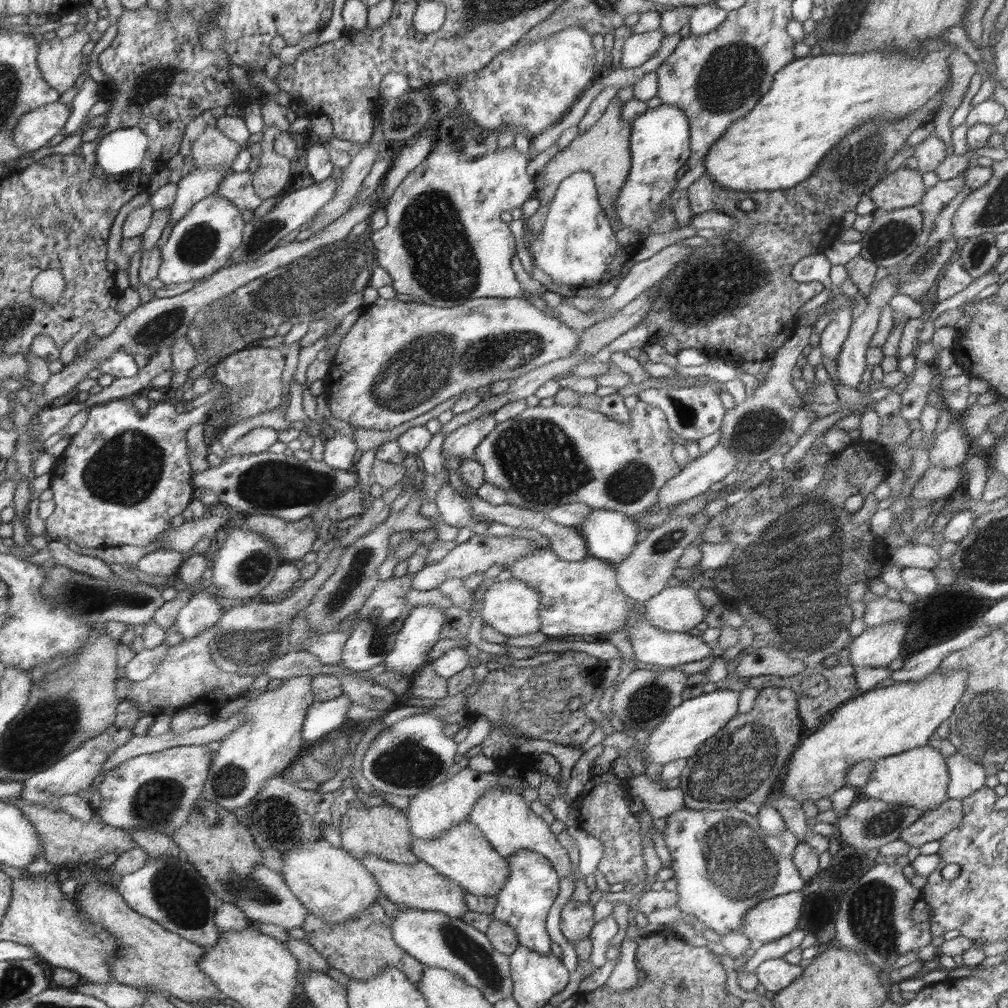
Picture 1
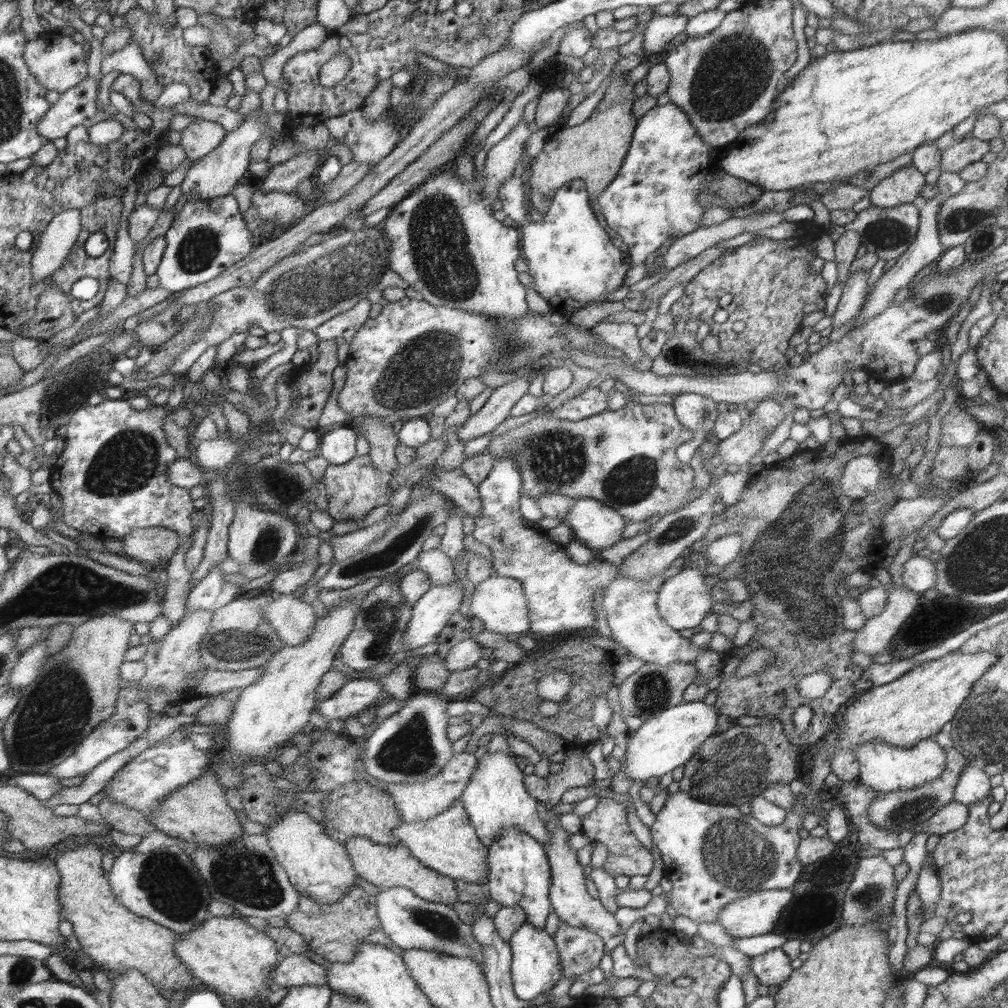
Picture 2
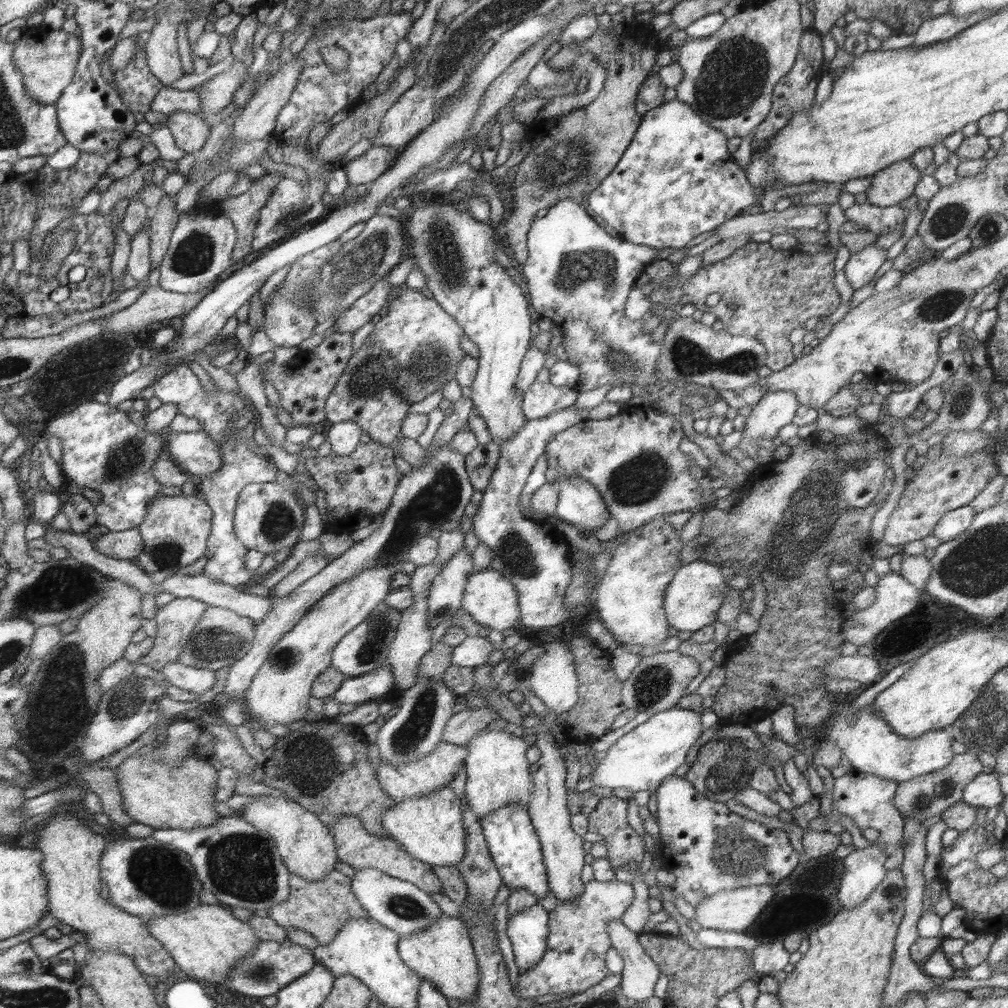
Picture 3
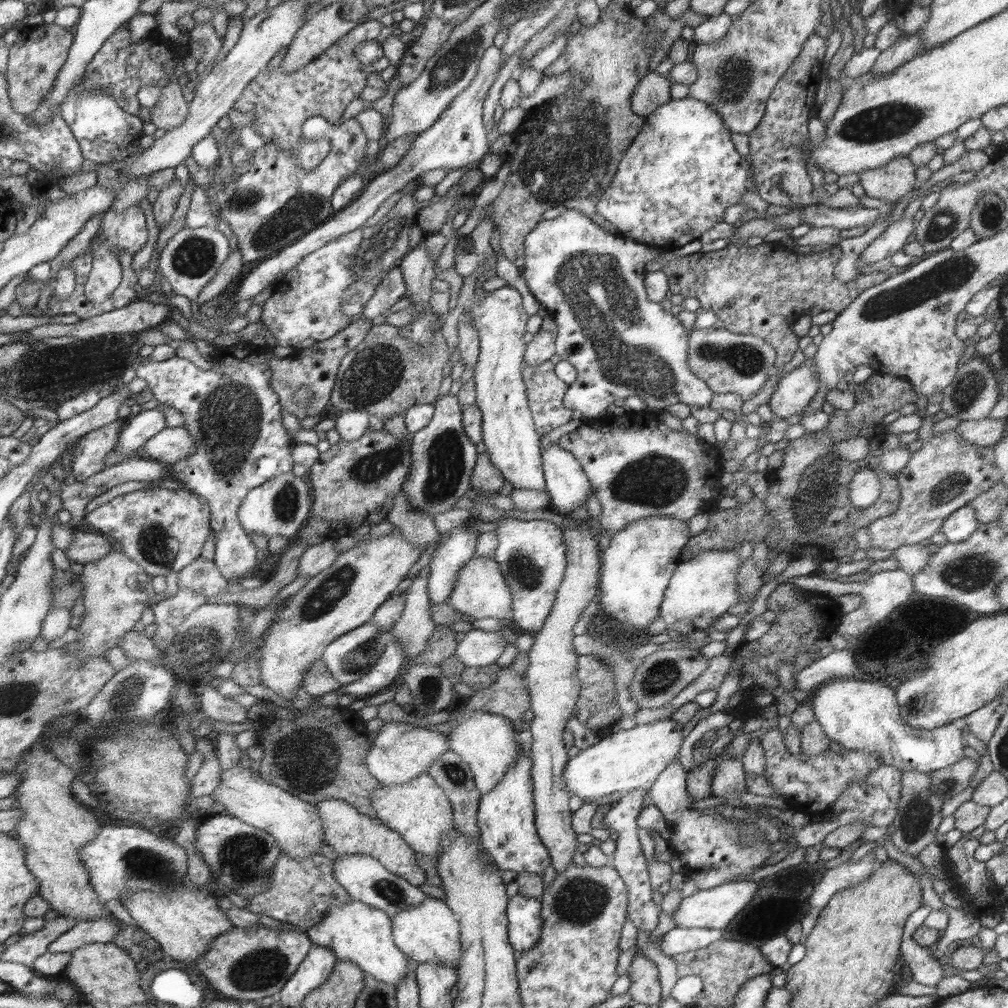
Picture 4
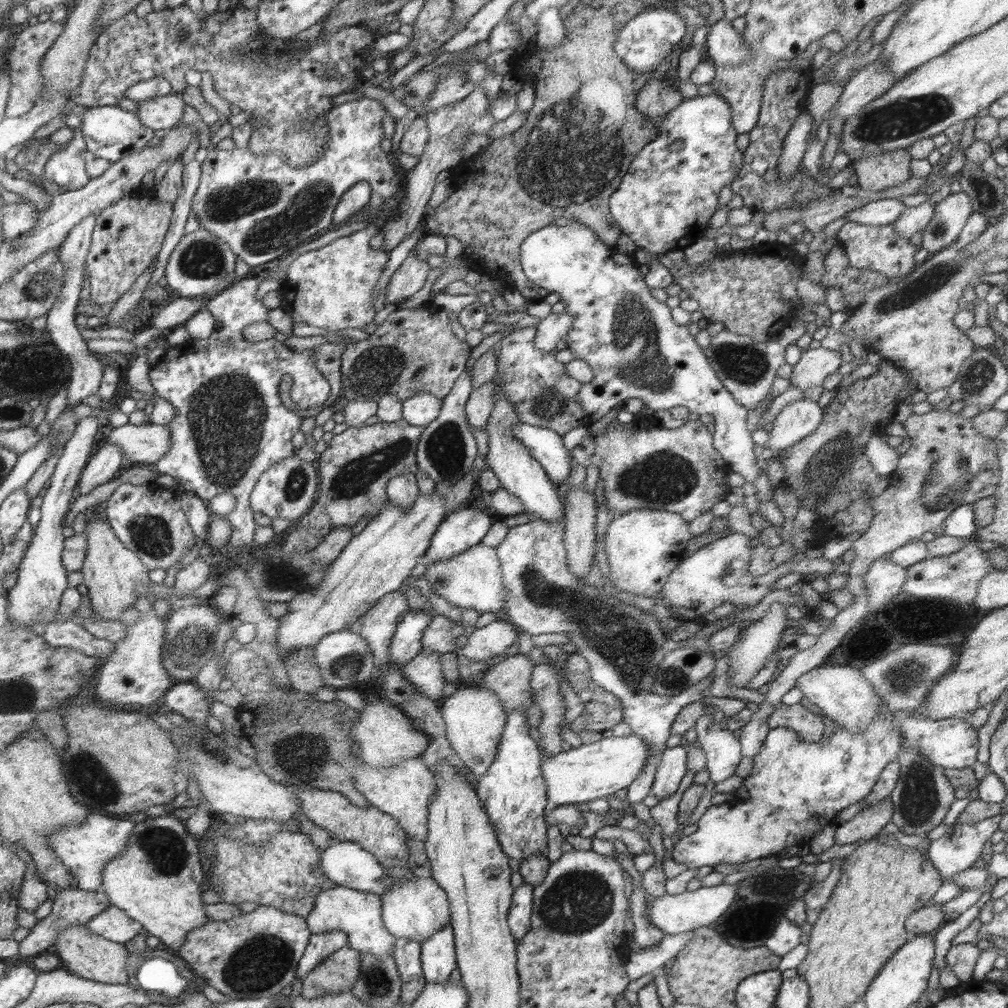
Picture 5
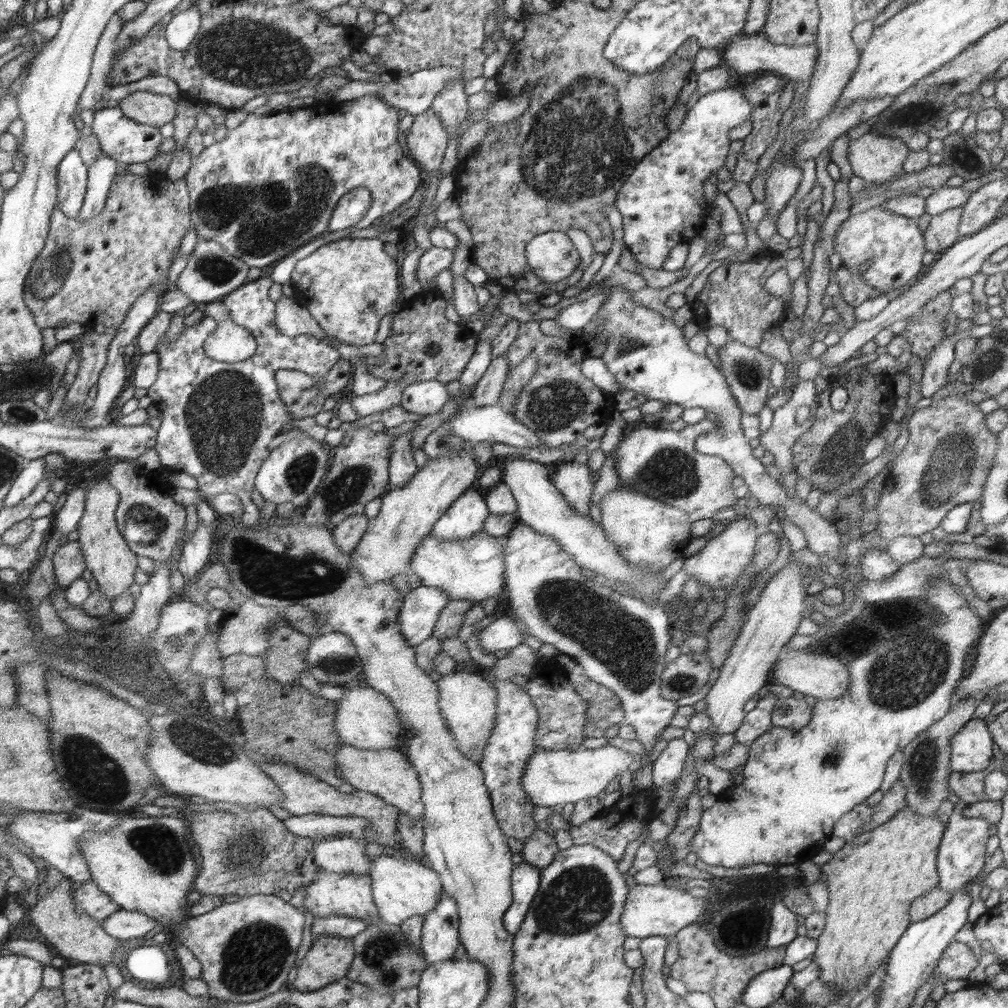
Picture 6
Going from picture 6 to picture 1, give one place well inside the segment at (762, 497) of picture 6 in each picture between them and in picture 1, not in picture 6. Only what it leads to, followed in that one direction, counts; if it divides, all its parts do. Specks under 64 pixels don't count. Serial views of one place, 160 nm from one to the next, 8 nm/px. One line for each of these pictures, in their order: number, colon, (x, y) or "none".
1: (576, 245)
2: (571, 257)
3: (577, 274)
4: (591, 282)
5: (635, 349)

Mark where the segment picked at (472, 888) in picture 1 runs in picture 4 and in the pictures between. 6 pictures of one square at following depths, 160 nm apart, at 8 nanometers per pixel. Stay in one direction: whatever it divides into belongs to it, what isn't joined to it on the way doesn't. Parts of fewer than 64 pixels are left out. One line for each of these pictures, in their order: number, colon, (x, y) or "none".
2: (448, 843)
3: (431, 828)
4: (420, 811)

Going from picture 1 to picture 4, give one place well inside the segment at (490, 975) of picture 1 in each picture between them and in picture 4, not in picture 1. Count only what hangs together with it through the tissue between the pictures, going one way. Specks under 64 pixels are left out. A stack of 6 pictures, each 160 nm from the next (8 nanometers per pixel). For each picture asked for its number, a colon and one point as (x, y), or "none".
2: (411, 922)
3: (399, 905)
4: (367, 880)

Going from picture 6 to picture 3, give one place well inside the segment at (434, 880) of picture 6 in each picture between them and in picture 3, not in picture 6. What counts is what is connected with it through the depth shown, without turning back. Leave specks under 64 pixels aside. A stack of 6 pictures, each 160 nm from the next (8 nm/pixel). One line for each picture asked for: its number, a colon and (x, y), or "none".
3: (443, 954)
4: (430, 932)
5: (414, 910)

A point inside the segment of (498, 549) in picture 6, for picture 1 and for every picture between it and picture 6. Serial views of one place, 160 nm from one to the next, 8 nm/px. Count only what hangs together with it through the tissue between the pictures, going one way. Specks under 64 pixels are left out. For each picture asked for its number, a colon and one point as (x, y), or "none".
1: (512, 607)
2: (499, 602)
3: (491, 599)
4: (481, 591)
5: (473, 579)

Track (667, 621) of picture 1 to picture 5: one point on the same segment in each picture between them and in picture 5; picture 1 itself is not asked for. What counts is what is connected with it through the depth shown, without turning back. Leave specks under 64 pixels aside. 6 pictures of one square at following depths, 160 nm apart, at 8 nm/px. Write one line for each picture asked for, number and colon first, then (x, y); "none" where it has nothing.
2: (684, 600)
3: (691, 601)
4: (700, 590)
5: (719, 572)

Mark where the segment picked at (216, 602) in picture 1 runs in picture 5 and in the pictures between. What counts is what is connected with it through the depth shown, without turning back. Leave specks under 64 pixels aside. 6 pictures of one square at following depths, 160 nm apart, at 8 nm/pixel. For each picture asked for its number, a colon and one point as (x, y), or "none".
2: (212, 592)
3: (228, 419)
4: (232, 413)
5: (230, 427)

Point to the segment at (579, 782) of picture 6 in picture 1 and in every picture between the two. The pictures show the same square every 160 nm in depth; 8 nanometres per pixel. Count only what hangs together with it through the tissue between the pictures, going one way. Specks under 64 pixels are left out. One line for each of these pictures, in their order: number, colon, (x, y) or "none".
1: (687, 727)
2: (664, 742)
3: (641, 759)
4: (625, 761)
5: (595, 770)

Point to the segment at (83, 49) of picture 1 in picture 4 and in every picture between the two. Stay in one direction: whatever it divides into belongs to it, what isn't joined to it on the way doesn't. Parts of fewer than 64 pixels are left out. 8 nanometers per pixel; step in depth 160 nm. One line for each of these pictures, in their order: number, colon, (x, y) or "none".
2: (59, 63)
3: (47, 62)
4: (35, 60)

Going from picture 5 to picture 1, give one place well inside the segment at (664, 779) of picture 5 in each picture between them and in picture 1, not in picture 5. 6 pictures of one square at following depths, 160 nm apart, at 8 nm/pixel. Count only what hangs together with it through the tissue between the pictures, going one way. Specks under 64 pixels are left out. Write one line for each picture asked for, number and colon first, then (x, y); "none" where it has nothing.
1: (724, 863)
2: (714, 854)
3: (708, 848)
4: (711, 846)

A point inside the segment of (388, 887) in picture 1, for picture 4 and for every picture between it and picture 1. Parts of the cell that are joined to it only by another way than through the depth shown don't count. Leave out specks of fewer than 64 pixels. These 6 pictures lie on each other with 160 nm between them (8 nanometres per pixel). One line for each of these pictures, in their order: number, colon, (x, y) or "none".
2: (386, 867)
3: (356, 847)
4: (347, 830)

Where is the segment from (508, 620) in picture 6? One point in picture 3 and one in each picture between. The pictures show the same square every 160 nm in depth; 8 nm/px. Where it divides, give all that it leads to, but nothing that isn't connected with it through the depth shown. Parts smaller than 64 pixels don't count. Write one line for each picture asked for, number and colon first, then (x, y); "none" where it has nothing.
3: (474, 650)
4: (479, 648)
5: (495, 638)

